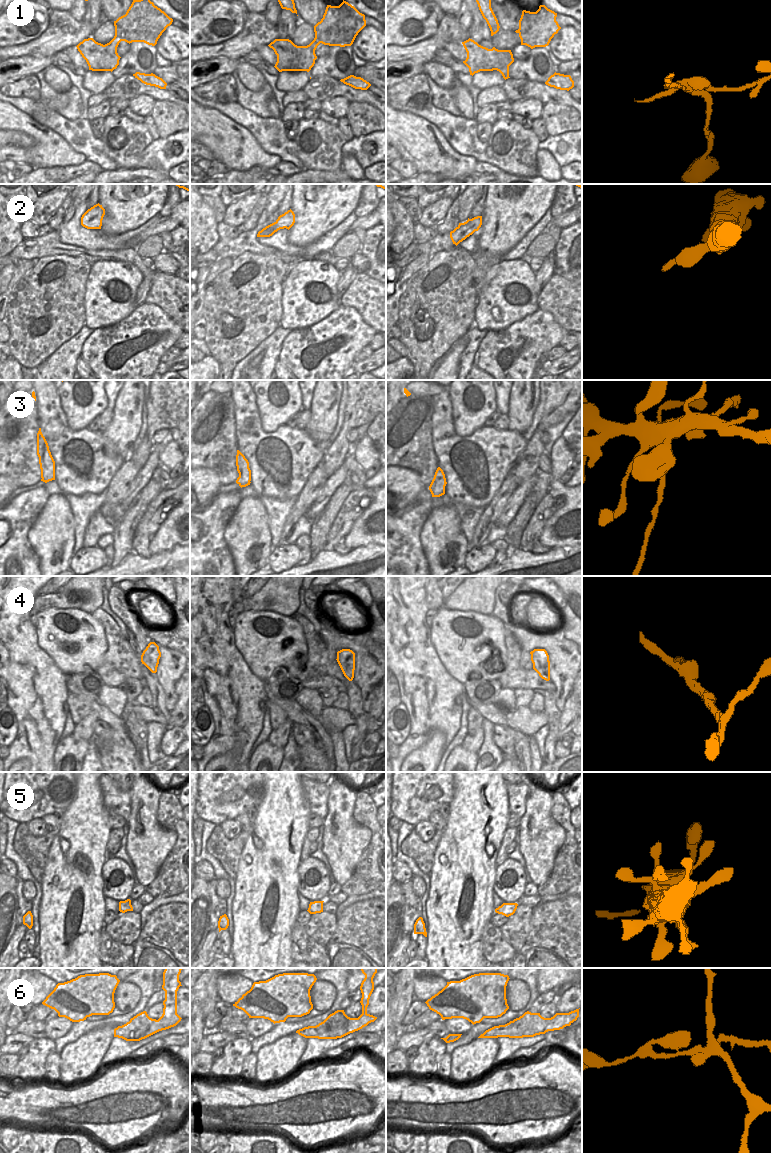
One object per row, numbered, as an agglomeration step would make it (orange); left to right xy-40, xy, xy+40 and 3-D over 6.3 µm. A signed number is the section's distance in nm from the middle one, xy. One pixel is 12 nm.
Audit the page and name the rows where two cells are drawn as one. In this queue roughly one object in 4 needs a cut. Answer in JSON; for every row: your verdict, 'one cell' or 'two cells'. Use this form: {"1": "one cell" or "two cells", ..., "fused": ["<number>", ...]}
{"1": "two cells", "2": "one cell", "3": "two cells", "4": "one cell", "5": "one cell", "6": "two cells", "fused": ["1", "3", "6"]}

